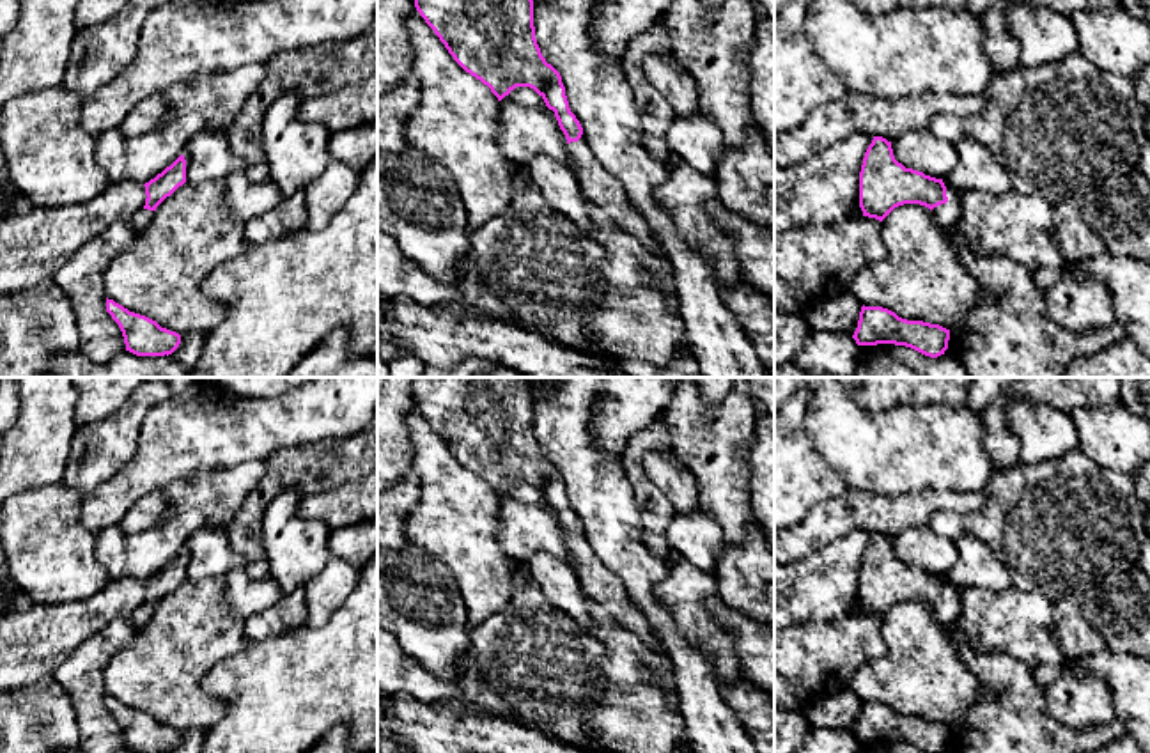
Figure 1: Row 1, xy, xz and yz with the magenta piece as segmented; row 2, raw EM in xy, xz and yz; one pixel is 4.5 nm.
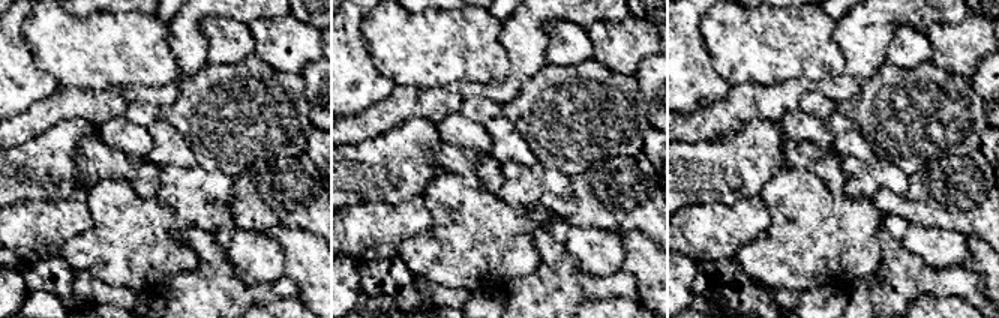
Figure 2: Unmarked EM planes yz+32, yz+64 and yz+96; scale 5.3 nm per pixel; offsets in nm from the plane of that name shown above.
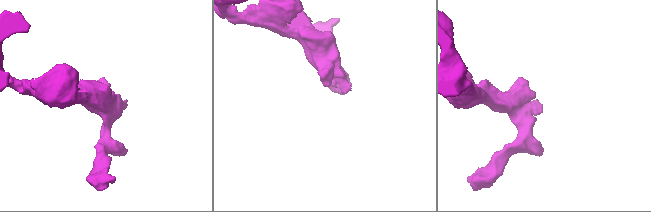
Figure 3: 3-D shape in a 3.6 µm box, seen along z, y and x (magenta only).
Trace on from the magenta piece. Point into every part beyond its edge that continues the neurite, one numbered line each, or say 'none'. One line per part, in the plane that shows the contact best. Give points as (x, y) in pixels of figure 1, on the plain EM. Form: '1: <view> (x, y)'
1: yz (947, 612)

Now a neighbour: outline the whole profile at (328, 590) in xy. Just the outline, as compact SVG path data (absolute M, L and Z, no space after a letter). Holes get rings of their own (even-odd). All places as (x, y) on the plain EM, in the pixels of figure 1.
M330 556L324 569L305 586L308 625L312 629L324 627L358 583L360 571L356 567Z

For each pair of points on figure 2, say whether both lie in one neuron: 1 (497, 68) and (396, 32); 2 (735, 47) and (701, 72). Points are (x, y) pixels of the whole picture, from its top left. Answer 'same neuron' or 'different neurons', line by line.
1: same neuron
2: different neurons

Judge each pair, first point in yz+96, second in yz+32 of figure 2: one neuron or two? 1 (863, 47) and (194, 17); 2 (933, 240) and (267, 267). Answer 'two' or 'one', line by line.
1: one
2: one

